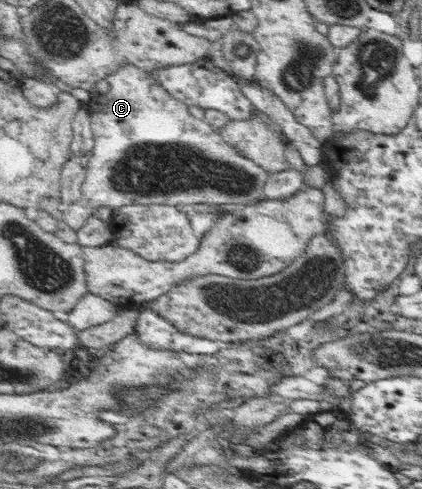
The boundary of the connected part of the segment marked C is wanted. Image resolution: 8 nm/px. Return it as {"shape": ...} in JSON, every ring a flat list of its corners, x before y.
{"shape":[[123,63,117,71,113,74,105,77,107,79,109,86,109,91,104,95,97,95,92,97,92,99,85,104,91,116,91,128,94,136,94,147,89,151,87,157,88,162,88,171,81,185,81,197,75,203,70,203,65,206,62,211,63,221,69,225,74,231,83,229,87,219,93,216,92,212,97,207,111,207,114,211,119,209,122,205,129,204,139,204,139,205,149,205,149,204,161,204,161,205,172,205,178,206,185,209,190,209,193,203,206,203,206,204,253,204,261,200,261,197,264,195,264,187,269,177,268,172,265,169,262,169,257,163,254,163,251,159,247,157,242,157,237,148,231,147,227,144,220,133,213,127,211,124,205,120,199,120,197,117,189,114,189,107,177,100,175,97,172,97,166,89,155,79,152,73,143,71,139,67,133,67,132,63]]}

